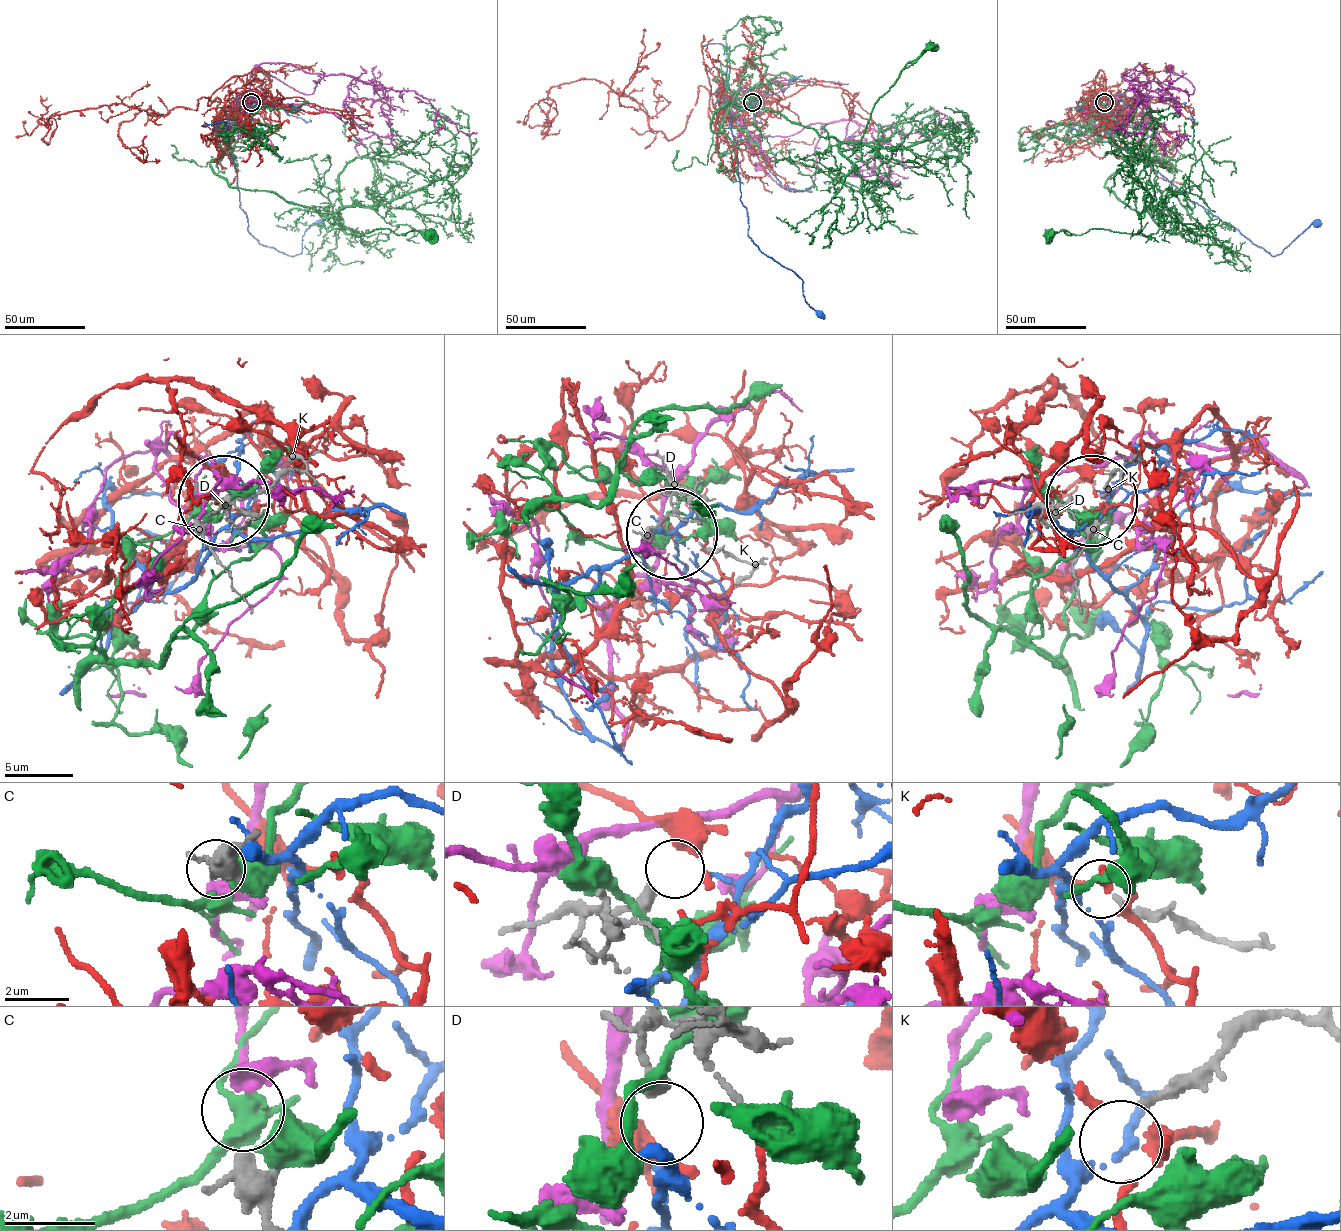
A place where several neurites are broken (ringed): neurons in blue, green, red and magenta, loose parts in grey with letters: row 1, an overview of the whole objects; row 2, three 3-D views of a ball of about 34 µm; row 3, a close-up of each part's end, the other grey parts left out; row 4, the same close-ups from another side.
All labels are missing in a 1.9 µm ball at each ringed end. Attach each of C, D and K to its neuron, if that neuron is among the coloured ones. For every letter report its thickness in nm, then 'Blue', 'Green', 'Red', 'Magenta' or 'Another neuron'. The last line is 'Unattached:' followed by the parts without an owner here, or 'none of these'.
C: Thickness 400 nm. Magenta
D: Thickness 400 nm. Another neuron
K: Thickness 150 nm. Blue
Unattached: D

